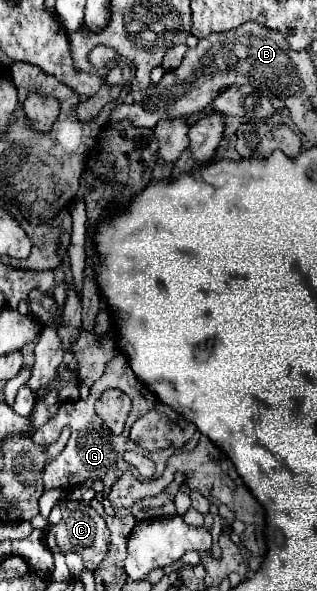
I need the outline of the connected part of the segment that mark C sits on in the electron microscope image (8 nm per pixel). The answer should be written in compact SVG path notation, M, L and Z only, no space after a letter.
M61 501L61 511L63 511L61 523L49 525L45 531L47 547L51 551L61 551L61 553L75 551L83 557L85 569L95 571L109 551L109 529L105 521L99 517L99 513L91 505L85 505L79 501Z

